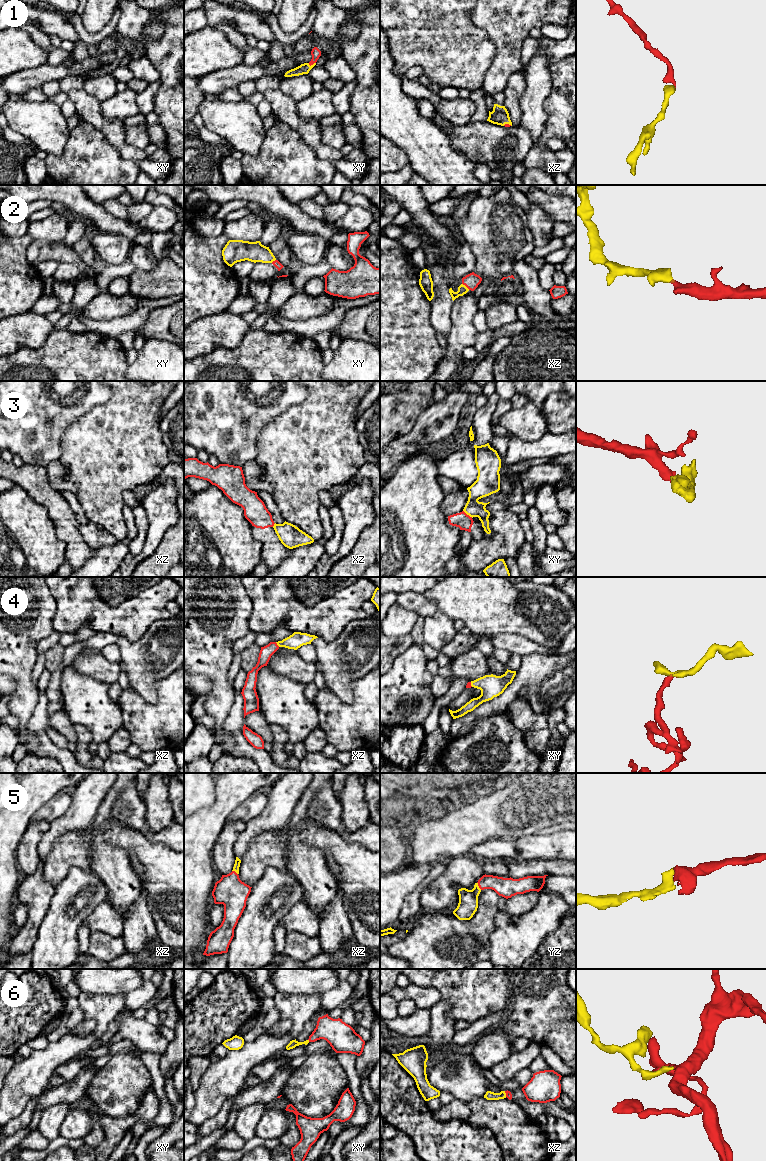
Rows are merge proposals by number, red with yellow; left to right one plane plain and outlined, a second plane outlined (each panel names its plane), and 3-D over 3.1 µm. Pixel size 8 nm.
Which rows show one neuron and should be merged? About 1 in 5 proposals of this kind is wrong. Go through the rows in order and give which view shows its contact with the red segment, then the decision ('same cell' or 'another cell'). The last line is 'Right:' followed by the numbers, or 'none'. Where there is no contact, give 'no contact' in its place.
1: meets red in xy; same cell
2: meets red in xz; same cell
3: meets red in xy; another cell
4: meets red in xz; same cell
5: meets red in yz; same cell
6: meets red in xy; same cell
Right: 1, 2, 4, 5, 6

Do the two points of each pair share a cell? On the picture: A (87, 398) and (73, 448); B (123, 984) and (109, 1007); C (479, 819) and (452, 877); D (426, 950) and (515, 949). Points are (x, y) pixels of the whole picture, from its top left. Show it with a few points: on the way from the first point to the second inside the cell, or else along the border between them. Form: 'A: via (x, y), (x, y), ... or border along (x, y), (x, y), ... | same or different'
A: border along (104, 403), (78, 416), (66, 430) | different
B: border along (125, 993), (93, 994) | different
C: border along (467, 853), (447, 860) | different
D: border along (495, 926), (490, 935), (489, 958) | different

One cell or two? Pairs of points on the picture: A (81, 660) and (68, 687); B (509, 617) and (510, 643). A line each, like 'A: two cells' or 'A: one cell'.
A: two cells
B: two cells

